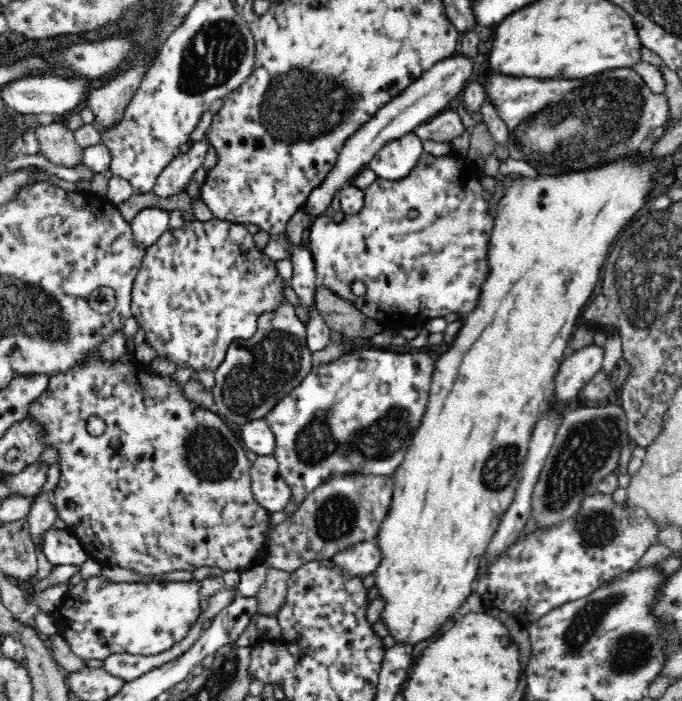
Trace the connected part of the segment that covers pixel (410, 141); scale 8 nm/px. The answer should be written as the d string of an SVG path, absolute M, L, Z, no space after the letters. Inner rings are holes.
M413 132L402 138L391 140L376 152L367 162L365 168L375 172L384 180L400 180L410 172L417 163L422 149L422 139Z

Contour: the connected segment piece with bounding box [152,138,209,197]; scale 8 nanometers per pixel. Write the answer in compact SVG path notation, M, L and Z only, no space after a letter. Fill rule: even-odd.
M205 138L202 141L191 142L186 152L178 153L160 172L152 192L166 197L184 191L186 182L192 178L194 171L202 166L208 147Z

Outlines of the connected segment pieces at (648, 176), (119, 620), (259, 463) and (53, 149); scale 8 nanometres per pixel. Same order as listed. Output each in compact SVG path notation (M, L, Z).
M624 158L620 162L600 166L588 172L568 172L564 176L542 176L538 179L520 177L507 188L505 195L498 202L496 224L492 228L490 248L488 248L488 263L490 263L490 276L486 278L480 288L480 298L476 310L466 314L462 328L456 336L451 348L436 360L436 370L432 376L431 389L424 417L420 427L416 430L402 464L392 476L391 501L388 510L380 523L379 531L375 536L376 547L380 551L381 559L378 566L371 572L374 576L374 588L378 590L379 599L384 606L379 613L379 621L388 630L388 635L395 644L409 644L416 646L434 638L446 622L458 614L460 606L473 593L473 584L478 579L478 572L482 558L487 554L494 532L498 530L502 515L506 512L515 495L516 487L520 484L523 474L523 462L526 460L530 436L534 430L536 420L540 418L542 405L547 400L556 386L556 375L569 353L570 334L577 326L575 318L582 314L586 300L590 298L594 285L598 282L600 271L607 257L608 249L615 242L620 231L631 222L631 218L646 205L649 200L648 192L652 190L652 181L660 171L651 172L650 167L655 162L645 162L641 158Z
M104 575L91 576L69 587L60 604L51 610L50 614L56 623L57 632L66 640L72 654L78 658L101 661L111 654L122 653L154 656L182 642L194 624L198 623L202 598L199 594L200 587L200 583L193 580L128 583L110 581Z
M273 455L259 456L251 464L251 489L256 501L267 511L280 512L291 500L291 488L280 476Z
M60 120L40 125L35 130L46 165L57 164L72 168L84 160L84 149L78 144L73 131Z

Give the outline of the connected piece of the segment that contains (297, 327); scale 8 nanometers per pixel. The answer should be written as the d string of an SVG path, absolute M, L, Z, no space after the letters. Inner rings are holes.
M288 301L276 312L258 317L257 331L247 339L236 339L229 347L224 362L215 370L213 401L217 414L227 424L242 426L265 419L274 405L313 367L313 352L308 348L306 325Z

